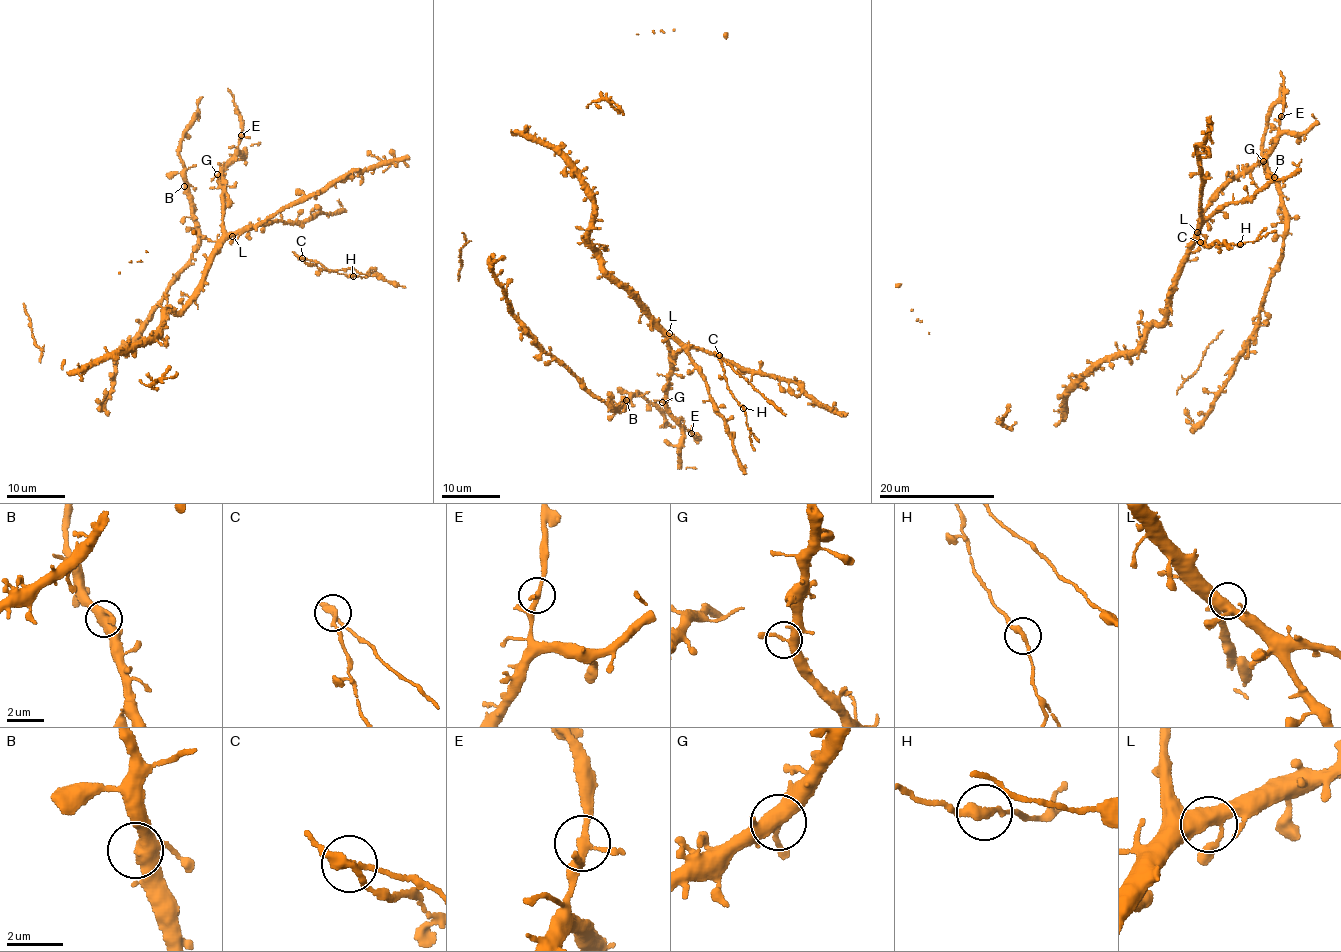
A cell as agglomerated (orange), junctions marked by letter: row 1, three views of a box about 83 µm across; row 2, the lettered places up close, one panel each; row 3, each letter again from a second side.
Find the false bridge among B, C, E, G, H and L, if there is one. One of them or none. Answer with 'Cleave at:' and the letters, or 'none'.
Cleave at: C

